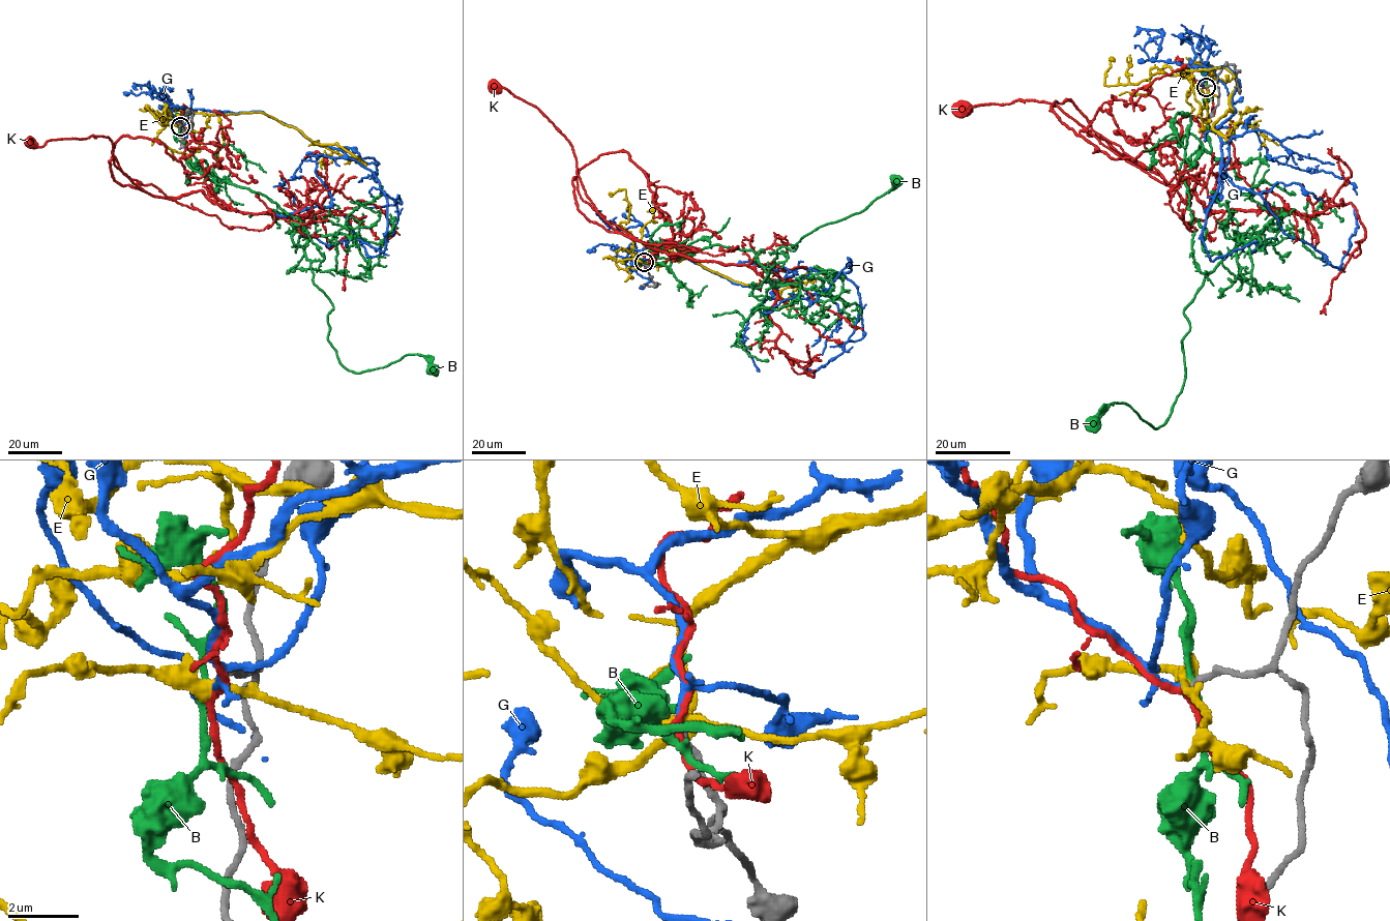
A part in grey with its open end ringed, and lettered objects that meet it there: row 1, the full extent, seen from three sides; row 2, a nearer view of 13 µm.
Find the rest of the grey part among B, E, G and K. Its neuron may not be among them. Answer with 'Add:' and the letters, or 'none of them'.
Add: G

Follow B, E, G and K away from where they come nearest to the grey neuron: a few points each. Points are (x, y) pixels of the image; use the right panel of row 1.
B: (1207, 87), (1211, 151), (1181, 175), (1221, 261), (1183, 312), (1181, 391), (1157, 428), (1124, 403), (1094, 422)
E: (1206, 87), (1184, 71), (1224, 67), (1237, 84), (1232, 112), (1213, 128), (1229, 136), (1240, 122), (1278, 145)
G: (1206, 87), (1178, 63), (1235, 76), (1235, 112), (1217, 128), (1221, 170), (1284, 234), (1337, 267), (1353, 204)
K: (1206, 87), (1212, 112), (1166, 142), (1185, 203), (1190, 176), (1152, 178), (1057, 107), (964, 109)

